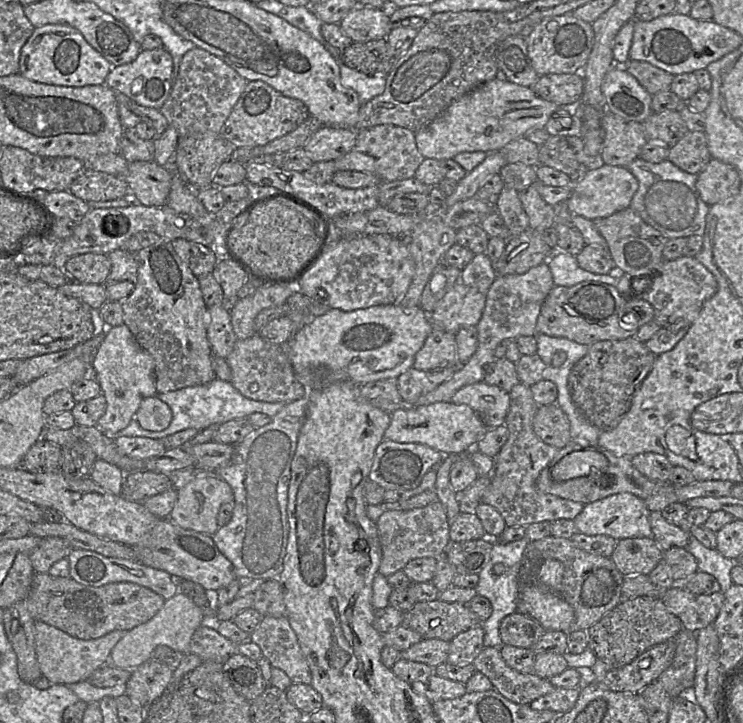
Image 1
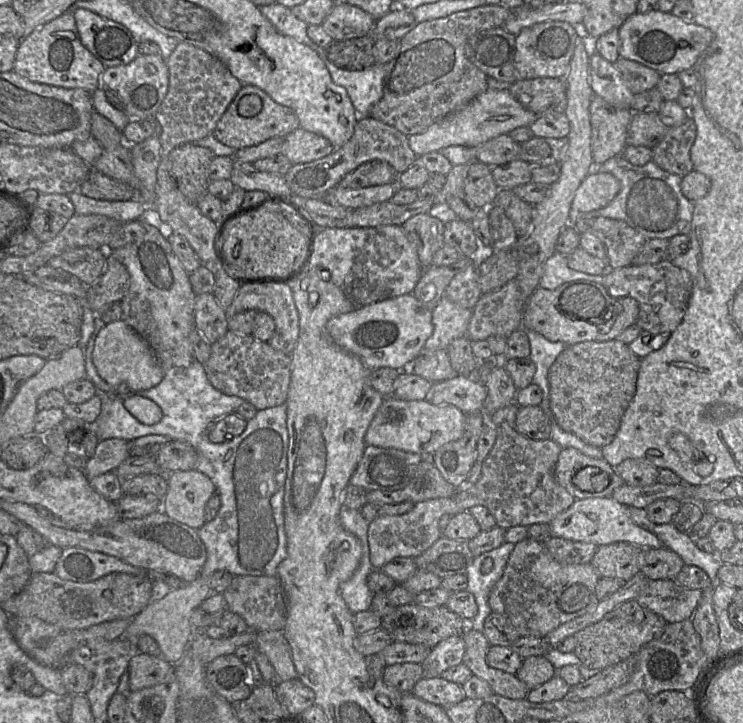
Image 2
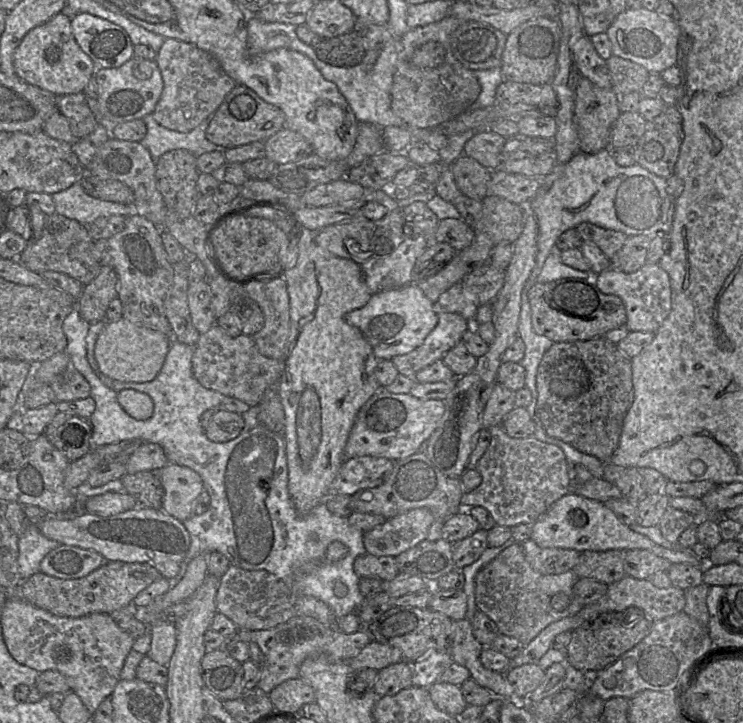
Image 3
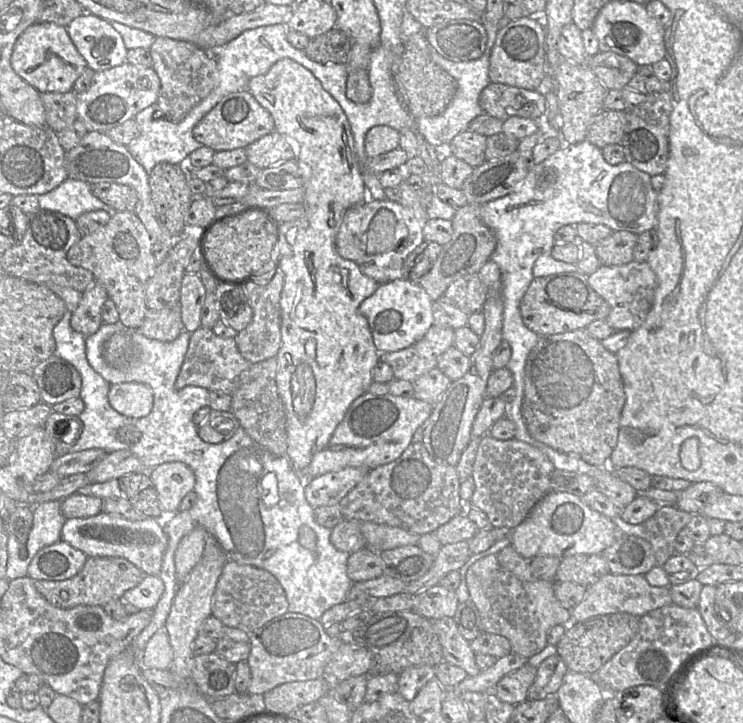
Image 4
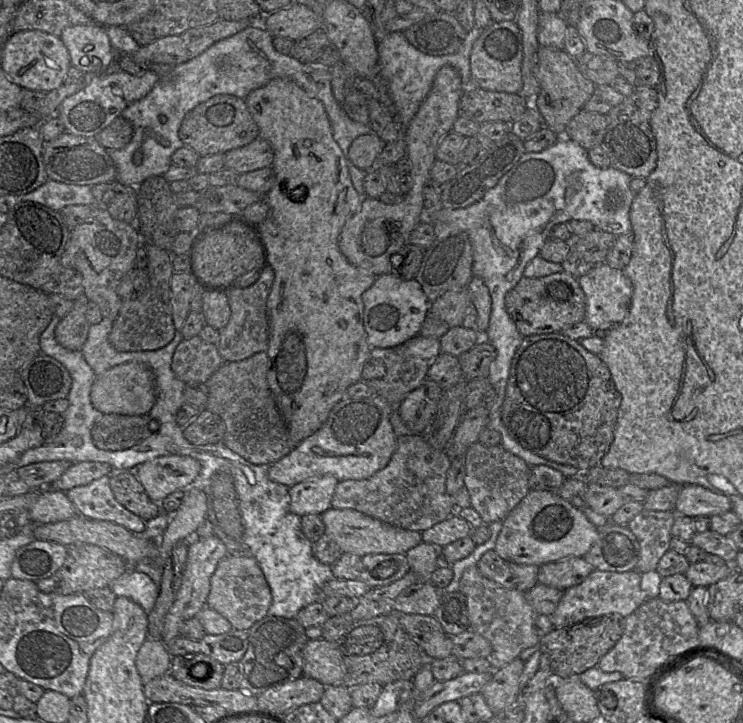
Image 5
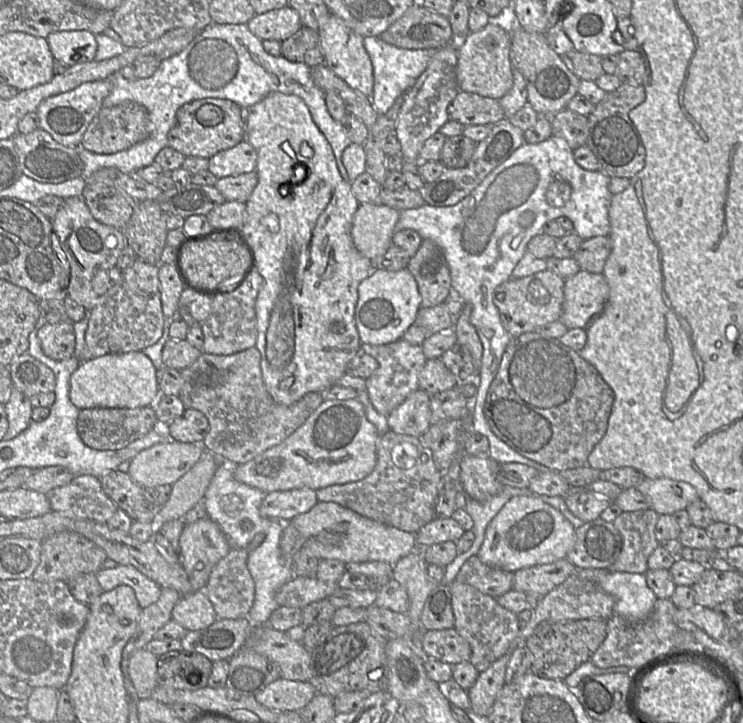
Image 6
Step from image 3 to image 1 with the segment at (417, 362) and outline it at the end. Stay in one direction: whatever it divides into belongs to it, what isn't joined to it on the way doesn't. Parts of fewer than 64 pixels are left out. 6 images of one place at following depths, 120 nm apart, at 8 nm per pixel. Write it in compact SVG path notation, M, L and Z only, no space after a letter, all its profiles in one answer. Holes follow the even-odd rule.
M459 281L442 297L429 314L433 326L456 334L467 326L476 326L486 303L486 293Z

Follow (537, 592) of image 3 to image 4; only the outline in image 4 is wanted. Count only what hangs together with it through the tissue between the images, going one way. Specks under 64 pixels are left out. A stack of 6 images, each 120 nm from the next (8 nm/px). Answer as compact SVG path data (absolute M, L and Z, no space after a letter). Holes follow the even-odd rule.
M497 554L480 559L466 572L470 599L478 609L483 630L501 635L511 644L511 653L530 658L547 645L547 633L555 625L571 623L571 610L564 608L554 594L555 581L522 581L498 562Z

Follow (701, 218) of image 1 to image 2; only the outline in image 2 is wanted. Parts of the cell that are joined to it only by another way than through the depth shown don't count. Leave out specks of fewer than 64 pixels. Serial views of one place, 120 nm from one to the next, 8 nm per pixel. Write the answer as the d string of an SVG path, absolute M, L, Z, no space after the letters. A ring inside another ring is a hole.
M622 155L614 156L602 164L595 164L591 172L612 174L619 180L621 189L606 207L584 213L580 217L602 216L622 220L641 233L646 240L669 239L689 233L694 203L681 192L682 177L661 169L652 161L643 166L632 165Z

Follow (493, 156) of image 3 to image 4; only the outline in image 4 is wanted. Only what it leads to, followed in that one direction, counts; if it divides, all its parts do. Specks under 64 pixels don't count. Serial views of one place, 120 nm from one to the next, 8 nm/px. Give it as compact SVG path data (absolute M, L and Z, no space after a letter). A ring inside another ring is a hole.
M470 131L461 132L449 143L449 153L475 168L486 161L486 143L486 136Z

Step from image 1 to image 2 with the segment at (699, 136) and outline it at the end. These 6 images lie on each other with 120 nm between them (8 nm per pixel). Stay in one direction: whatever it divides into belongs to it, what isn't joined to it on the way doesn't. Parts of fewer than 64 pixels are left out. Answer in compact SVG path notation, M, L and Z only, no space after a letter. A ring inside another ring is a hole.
M691 118L680 126L669 127L664 138L652 148L652 162L680 177L689 174L693 171L690 150L696 139L696 132Z

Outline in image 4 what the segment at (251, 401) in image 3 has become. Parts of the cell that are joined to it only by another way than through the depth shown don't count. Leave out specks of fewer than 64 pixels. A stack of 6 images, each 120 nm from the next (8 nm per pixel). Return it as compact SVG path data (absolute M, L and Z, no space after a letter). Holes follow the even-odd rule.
M199 327L190 333L188 348L174 387L182 389L185 386L195 386L232 395L238 387L241 373L250 365L240 354L234 338L221 338L212 329Z

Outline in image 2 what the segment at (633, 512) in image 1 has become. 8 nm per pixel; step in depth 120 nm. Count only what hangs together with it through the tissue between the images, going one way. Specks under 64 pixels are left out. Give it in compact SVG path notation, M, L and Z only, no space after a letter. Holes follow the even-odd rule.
M611 496L576 499L567 510L550 522L552 536L591 543L598 547L615 542L627 542L643 549L664 547L653 532L637 526L631 520L628 507Z

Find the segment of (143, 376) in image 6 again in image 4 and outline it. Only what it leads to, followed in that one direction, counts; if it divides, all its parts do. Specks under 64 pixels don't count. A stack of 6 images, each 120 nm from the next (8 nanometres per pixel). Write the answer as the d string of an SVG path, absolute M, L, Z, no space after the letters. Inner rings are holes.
M138 382L110 385L108 402L118 413L131 418L146 416L153 406L152 390Z

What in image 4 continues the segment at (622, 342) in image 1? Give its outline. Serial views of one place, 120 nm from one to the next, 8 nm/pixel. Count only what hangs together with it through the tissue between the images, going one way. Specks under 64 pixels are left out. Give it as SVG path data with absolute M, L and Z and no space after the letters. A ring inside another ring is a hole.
M585 329L550 336L541 336L537 344L527 356L524 369L522 417L530 436L536 441L539 441L556 451L577 454L586 463L598 468L608 467L607 463L610 455L618 442L620 418L625 401L626 395L624 391L624 384L616 354L608 351L601 344L601 341L589 335Z

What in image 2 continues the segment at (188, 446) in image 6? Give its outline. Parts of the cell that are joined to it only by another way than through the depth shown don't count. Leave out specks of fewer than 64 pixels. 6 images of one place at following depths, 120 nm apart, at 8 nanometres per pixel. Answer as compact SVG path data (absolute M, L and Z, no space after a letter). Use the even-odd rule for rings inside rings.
M195 469L163 474L166 474L168 489L162 499L162 511L198 530L206 522L204 510L210 497L216 494L215 485L207 475Z

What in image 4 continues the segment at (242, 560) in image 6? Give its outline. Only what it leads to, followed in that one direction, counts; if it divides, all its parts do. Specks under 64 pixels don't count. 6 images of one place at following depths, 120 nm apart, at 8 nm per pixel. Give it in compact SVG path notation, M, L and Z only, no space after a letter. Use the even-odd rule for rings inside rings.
M228 560L217 581L211 610L210 616L215 616L225 626L237 628L249 634L288 612L288 602L281 584L269 571Z

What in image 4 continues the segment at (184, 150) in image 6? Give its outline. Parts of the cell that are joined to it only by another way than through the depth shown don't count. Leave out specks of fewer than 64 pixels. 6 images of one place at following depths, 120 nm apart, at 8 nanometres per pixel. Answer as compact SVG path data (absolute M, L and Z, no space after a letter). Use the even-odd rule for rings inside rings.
M248 90L233 92L218 103L194 126L192 135L196 141L214 152L245 148L259 138L275 130L274 119Z

